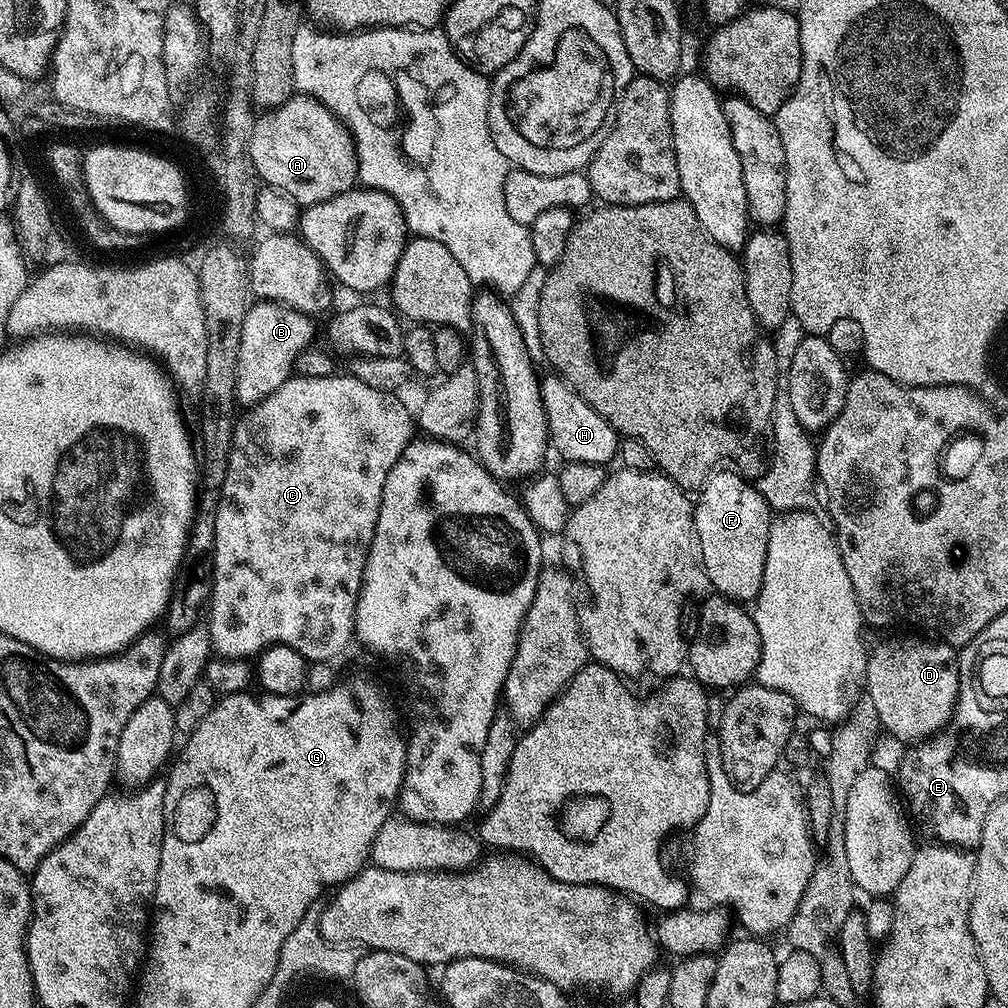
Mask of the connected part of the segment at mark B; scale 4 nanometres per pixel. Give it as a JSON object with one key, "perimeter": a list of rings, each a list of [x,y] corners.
{"perimeter":[[[256,300],[249,307],[246,322],[242,322],[242,346],[238,346],[236,371],[236,403],[241,409],[255,408],[292,377],[298,354],[315,341],[312,339],[316,336],[316,323],[311,316],[269,300]]]}

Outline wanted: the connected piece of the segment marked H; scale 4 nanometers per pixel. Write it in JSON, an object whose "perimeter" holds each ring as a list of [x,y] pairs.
{"perimeter":[[[548,374],[548,377],[545,375],[540,382],[540,393],[542,394],[542,406],[546,410],[548,438],[554,452],[561,456],[559,458],[561,461],[594,462],[608,466],[611,465],[611,460],[617,459],[621,437],[610,426],[610,422],[606,422],[606,418],[602,418],[602,414],[598,414],[598,410],[594,410],[590,402],[583,400],[564,379],[555,374]]]}

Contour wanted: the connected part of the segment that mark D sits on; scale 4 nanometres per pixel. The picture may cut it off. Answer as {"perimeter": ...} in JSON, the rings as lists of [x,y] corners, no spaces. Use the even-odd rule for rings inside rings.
{"perimeter":[[[904,635],[908,636],[884,640],[868,652],[862,684],[865,689],[868,687],[866,698],[878,710],[881,729],[912,746],[935,736],[952,722],[960,685],[960,661],[957,649],[939,638]]]}

